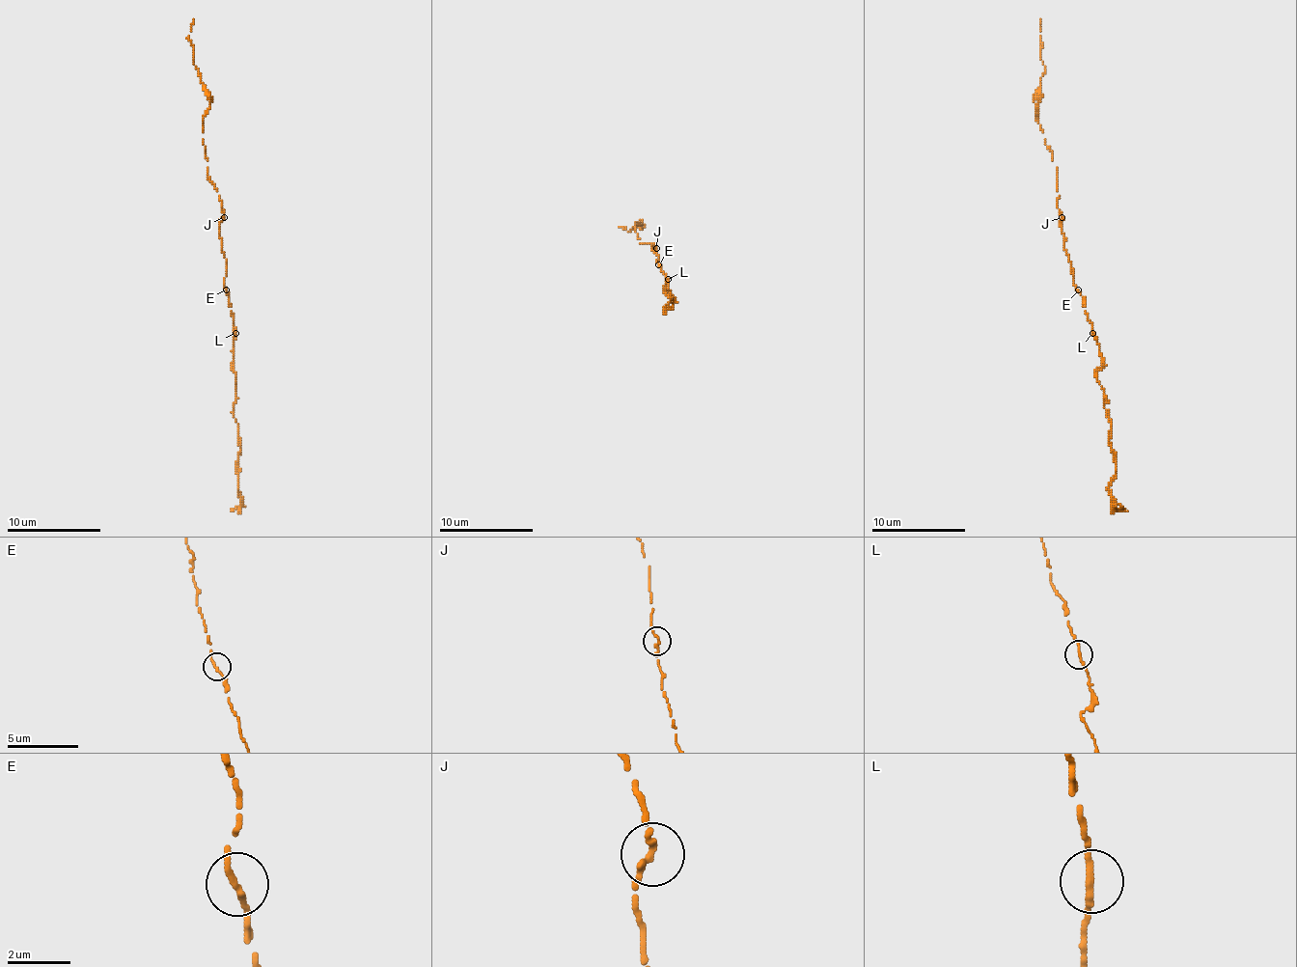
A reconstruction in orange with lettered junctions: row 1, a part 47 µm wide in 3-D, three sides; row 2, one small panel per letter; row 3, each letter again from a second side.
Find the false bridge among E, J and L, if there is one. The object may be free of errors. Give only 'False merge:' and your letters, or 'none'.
False merge: none

